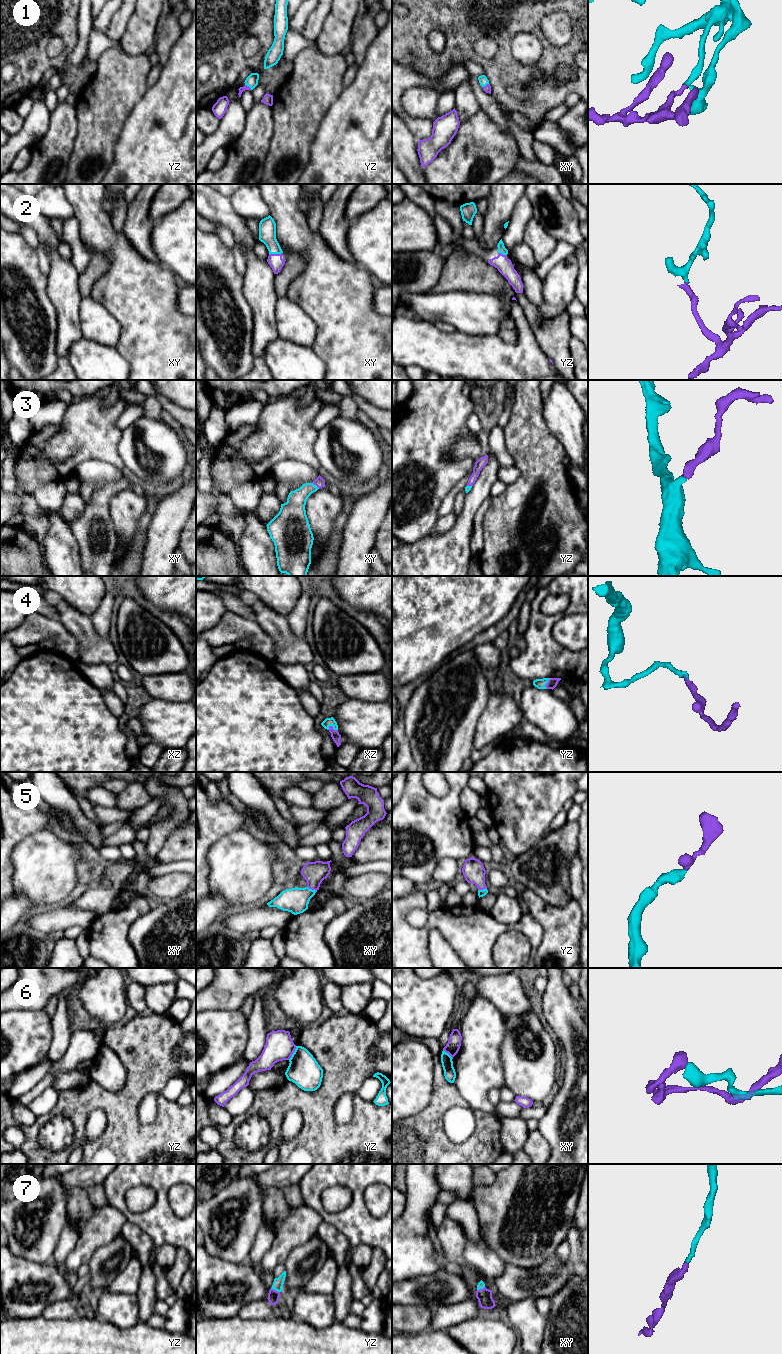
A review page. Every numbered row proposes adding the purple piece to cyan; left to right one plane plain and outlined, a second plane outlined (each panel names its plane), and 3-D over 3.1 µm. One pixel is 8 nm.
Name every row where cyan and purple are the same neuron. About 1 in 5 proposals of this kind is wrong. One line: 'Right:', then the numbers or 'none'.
Right: 1, 2, 3, 4, 5, 7

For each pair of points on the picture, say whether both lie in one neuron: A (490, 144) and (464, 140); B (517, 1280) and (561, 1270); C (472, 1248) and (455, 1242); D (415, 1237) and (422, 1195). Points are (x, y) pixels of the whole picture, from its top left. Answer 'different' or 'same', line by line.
A: same
B: same
C: different
D: same

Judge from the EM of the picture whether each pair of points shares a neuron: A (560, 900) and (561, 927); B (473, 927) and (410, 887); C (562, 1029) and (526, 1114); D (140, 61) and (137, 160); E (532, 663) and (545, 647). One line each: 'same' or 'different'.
A: different
B: different
C: different
D: different
E: same

